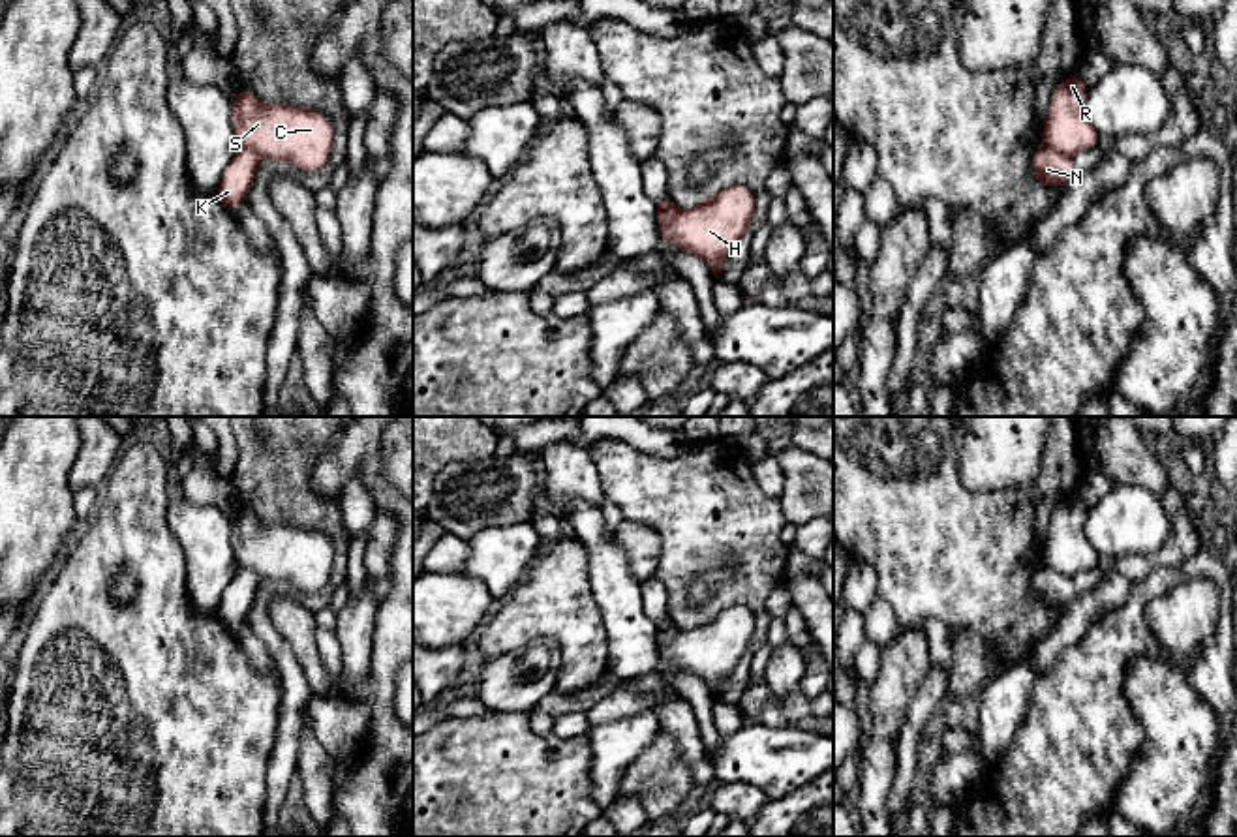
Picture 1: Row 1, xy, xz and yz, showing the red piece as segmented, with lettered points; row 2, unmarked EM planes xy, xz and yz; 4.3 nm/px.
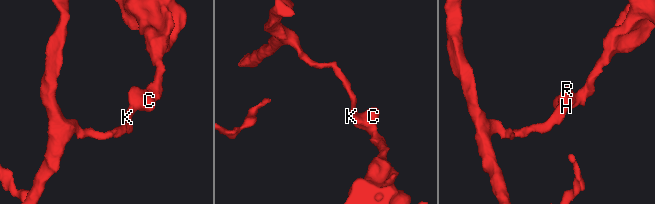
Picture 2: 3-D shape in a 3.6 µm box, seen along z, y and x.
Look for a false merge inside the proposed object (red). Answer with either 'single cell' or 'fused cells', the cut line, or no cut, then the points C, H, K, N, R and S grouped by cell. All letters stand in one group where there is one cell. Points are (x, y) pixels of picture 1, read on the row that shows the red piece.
fused cells; cut in yz along (1042, 143), (1070, 156); C H R S / K N

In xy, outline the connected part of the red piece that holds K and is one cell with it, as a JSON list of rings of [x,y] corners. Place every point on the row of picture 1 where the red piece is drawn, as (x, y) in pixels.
[[[238,148],[231,163],[223,169],[216,197],[231,212],[237,212],[246,201],[246,195],[255,180],[259,161],[261,158],[255,152]]]

